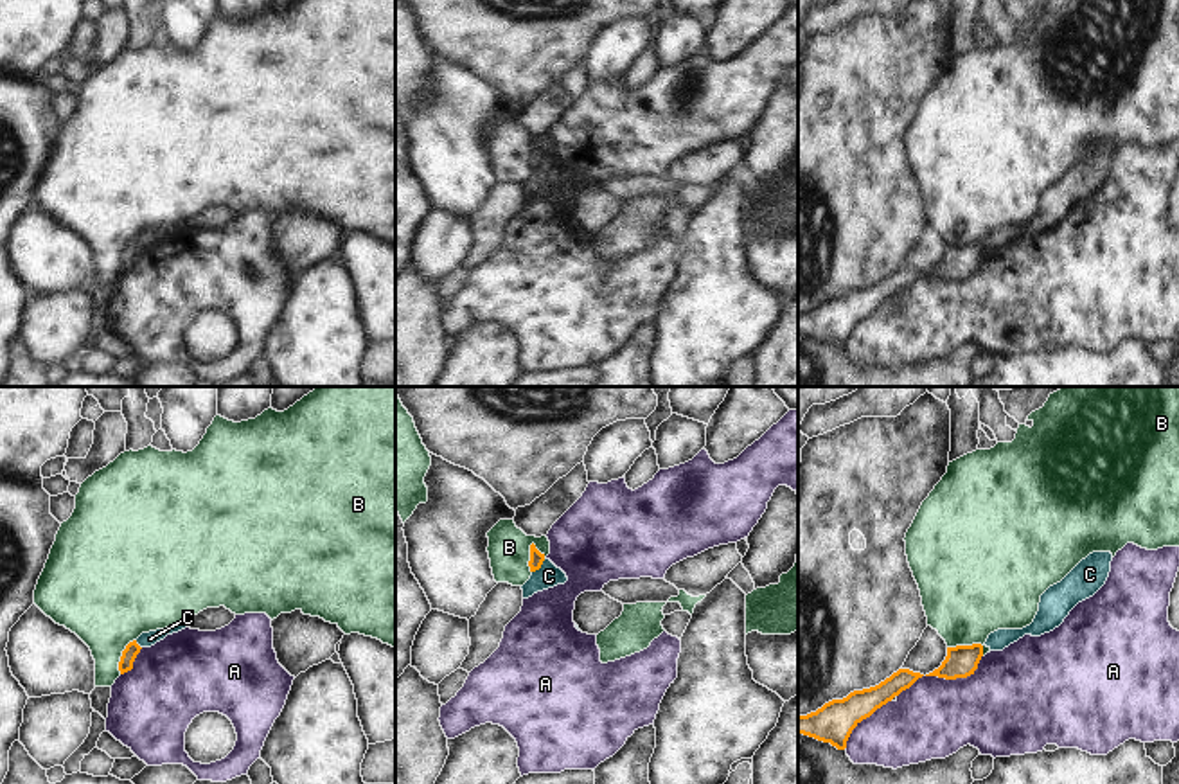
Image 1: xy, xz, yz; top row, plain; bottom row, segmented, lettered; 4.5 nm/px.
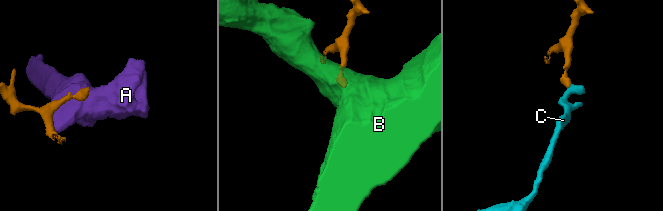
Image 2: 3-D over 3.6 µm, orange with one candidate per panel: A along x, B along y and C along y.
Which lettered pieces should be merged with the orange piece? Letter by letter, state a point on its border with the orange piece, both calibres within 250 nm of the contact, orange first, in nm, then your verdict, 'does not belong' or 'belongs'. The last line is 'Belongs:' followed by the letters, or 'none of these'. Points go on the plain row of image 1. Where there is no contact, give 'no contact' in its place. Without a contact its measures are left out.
A: yz (957, 274) | 140/400 nm | does not belong
B: xz (531, 155) | 60/190 nm | does not belong
C: xz (540, 164) | 60/110 nm | does not belong
Belongs: none of these

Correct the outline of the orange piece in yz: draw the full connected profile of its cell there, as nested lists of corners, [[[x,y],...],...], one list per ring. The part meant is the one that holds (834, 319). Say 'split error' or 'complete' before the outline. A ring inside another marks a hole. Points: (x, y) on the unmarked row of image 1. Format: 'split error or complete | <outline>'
complete | [[[899,266],[875,284],[854,288],[843,297],[832,297],[816,309],[798,313],[798,331],[845,347],[852,327],[863,316],[870,315],[922,273],[909,266]]]

